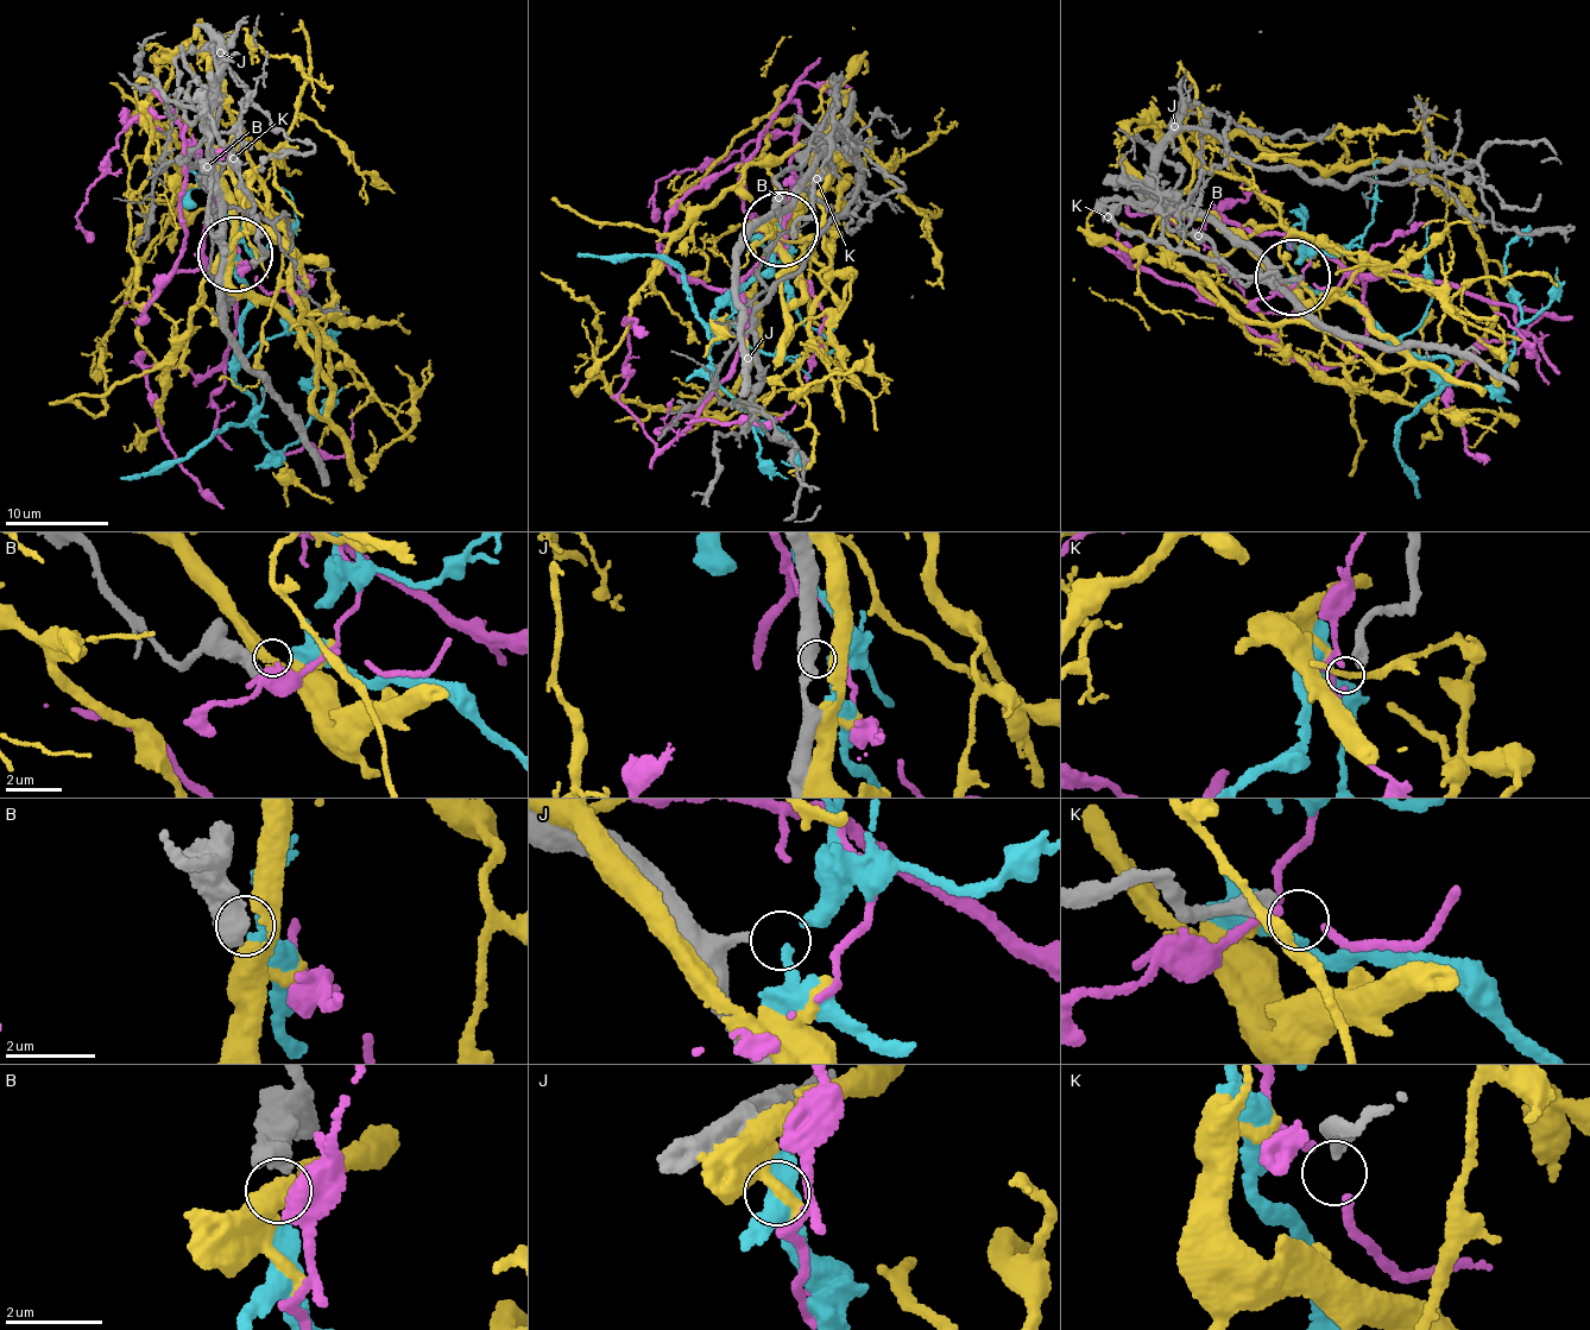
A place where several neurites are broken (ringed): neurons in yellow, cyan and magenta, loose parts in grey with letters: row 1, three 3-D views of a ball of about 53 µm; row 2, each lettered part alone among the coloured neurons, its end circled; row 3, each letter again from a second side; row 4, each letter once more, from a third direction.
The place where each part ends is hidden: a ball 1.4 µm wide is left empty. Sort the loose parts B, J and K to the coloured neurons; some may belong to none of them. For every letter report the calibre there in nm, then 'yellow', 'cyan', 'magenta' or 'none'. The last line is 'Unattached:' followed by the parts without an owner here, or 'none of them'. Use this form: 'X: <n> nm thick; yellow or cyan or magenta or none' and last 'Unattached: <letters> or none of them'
B: 550 nm thick; cyan
J: 320 nm thick; none
K: 300 nm thick; none
Unattached: J, K

